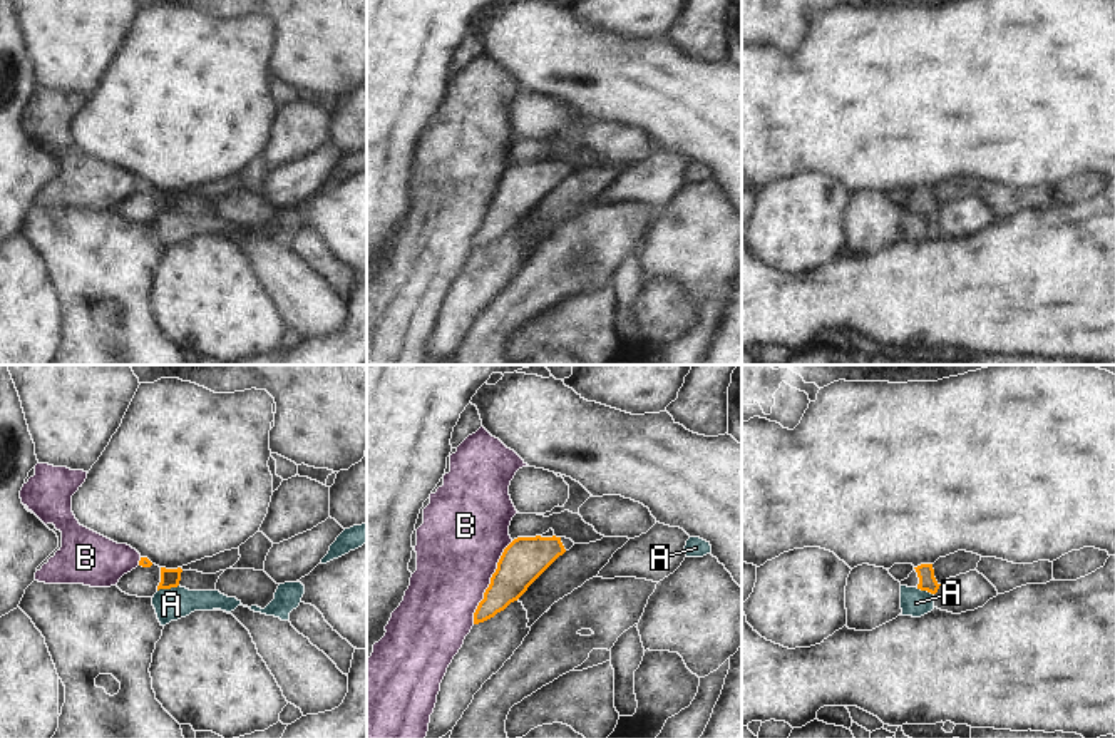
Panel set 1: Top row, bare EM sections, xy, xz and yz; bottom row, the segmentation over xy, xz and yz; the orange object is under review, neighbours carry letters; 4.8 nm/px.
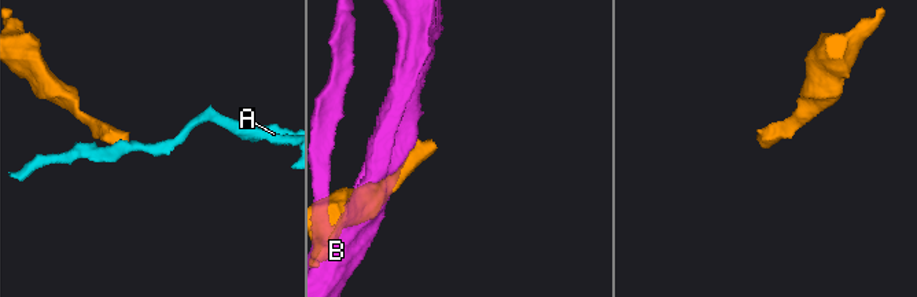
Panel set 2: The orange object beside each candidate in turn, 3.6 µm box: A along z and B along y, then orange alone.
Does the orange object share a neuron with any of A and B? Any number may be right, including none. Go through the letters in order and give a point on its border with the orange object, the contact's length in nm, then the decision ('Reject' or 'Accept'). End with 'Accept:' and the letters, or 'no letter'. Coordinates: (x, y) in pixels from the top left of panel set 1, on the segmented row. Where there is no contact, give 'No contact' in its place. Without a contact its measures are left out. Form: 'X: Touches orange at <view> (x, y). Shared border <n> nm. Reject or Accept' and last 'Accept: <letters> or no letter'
A: Touches orange at xy (168, 588). Shared border 110 nm. Reject
B: Touches orange at xz (491, 583). Shared border 440 nm. Reject
Accept: no letter

